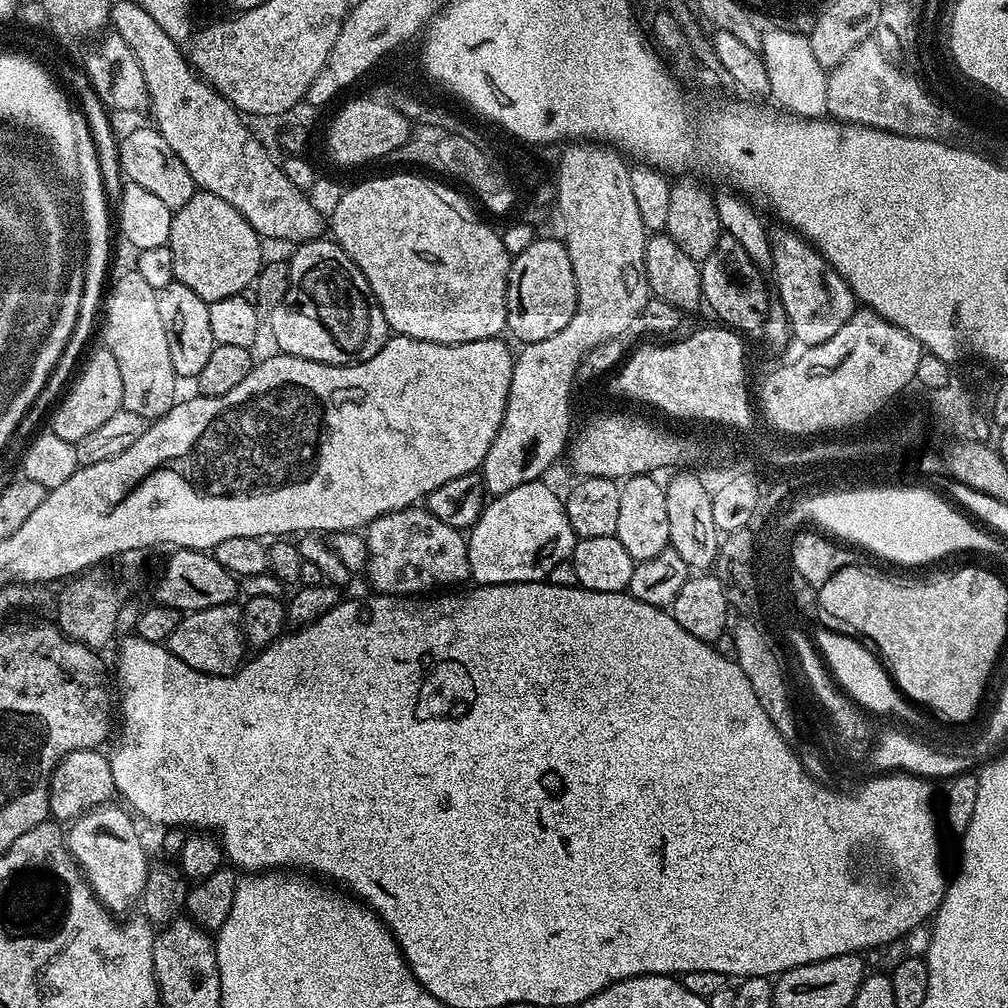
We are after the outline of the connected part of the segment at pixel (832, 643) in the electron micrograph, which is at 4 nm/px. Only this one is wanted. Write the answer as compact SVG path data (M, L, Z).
M822 632L814 636L814 643L819 649L822 660L826 663L832 677L846 694L869 713L876 712L879 716L885 716L904 722L909 716L913 705L905 698L895 685L895 681L888 675L887 669L879 660L879 657L866 647L859 639L840 632Z

